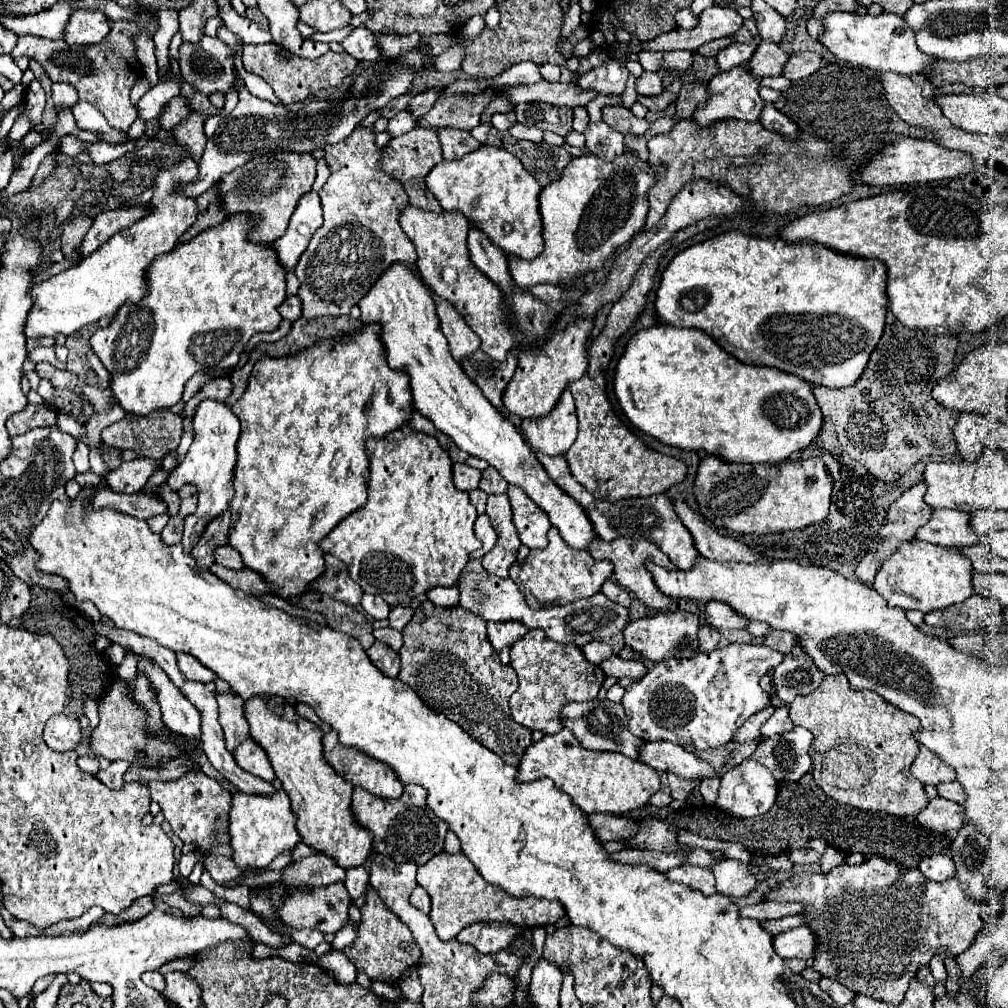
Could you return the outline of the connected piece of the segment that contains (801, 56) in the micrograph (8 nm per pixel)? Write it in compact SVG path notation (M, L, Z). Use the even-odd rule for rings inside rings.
M795 52L783 66L781 76L787 80L801 80L811 76L821 66L821 56L817 52Z

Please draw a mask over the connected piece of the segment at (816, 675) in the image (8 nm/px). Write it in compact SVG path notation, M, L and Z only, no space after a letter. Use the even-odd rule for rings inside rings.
M793 648L789 654L783 656L783 662L773 670L773 686L775 696L789 704L795 696L803 696L813 692L825 674L803 654L801 648Z

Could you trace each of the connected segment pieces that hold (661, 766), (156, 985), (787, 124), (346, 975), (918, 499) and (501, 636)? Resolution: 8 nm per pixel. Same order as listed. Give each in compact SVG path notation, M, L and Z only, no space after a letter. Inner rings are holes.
M645 740L639 748L641 764L651 766L653 770L665 770L673 772L681 778L713 778L715 770L707 766L707 762L699 760L699 756L687 752L683 746L677 746L673 742L651 742Z
M153 970L153 972L145 972L143 974L143 978L141 978L147 986L151 986L153 990L163 990L163 976L157 972L157 970Z
M767 104L759 116L759 122L771 130L771 132L779 132L779 134L785 134L785 138L797 138L799 134L799 128L781 112L777 112L771 104Z
M331 950L331 952L327 952L325 956L321 956L319 958L319 962L317 962L329 976L333 976L337 982L341 982L341 984L351 984L351 982L355 982L355 966L351 964L351 960L345 956L345 954L341 954L339 950Z
M917 484L917 486L909 488L899 500L895 500L895 502L889 506L885 526L879 530L879 540L871 544L869 552L865 554L865 558L861 560L861 564L859 564L857 570L855 570L855 574L857 574L859 580L863 580L865 584L871 584L873 578L875 578L875 574L877 574L877 570L879 570L879 564L885 562L885 560L897 550L897 546L899 546L901 542L913 540L915 534L917 534L917 530L919 530L919 526L923 526L925 522L929 522L929 518L931 518L931 514L933 514L933 508L931 508L929 504L925 504L925 500L923 500L925 492L927 492L927 484Z
M489 622L487 624L489 642L497 652L505 646L513 646L525 632L527 628L519 622Z

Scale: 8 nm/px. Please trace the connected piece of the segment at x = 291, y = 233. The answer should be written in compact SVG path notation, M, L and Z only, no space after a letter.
M309 192L299 200L285 234L275 244L271 244L271 248L279 258L279 264L285 270L293 270L297 266L301 254L307 250L309 240L313 238L313 234L321 224L323 214L319 196L317 192Z

